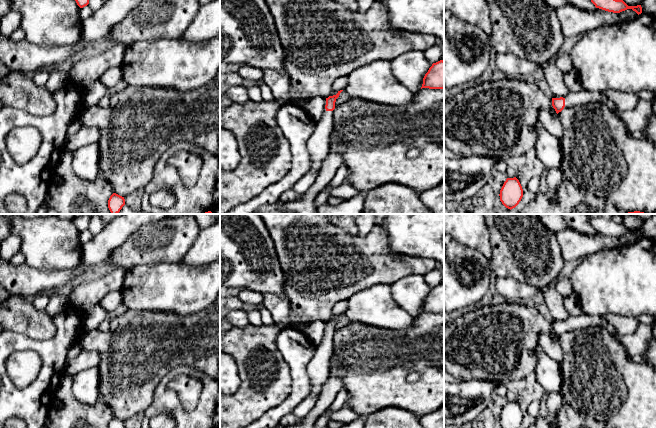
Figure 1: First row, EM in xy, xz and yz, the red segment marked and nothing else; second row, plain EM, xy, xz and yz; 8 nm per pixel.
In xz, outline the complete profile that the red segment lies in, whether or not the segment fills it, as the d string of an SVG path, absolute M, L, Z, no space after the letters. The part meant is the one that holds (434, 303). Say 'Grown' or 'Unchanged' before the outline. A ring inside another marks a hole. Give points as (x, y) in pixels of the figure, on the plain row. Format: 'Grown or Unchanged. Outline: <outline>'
Unchanged. Outline: M444 285L433 287L423 302L422 312L444 313Z

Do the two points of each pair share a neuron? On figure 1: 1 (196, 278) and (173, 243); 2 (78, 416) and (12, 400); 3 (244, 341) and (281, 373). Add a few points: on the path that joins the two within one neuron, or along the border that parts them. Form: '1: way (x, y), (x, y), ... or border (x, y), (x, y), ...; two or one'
1: border (180, 260), (174, 263), (157, 264); two
2: border (51, 408), (46, 417); two
3: way (242, 362), (247, 387), (255, 393), (264, 394); one

